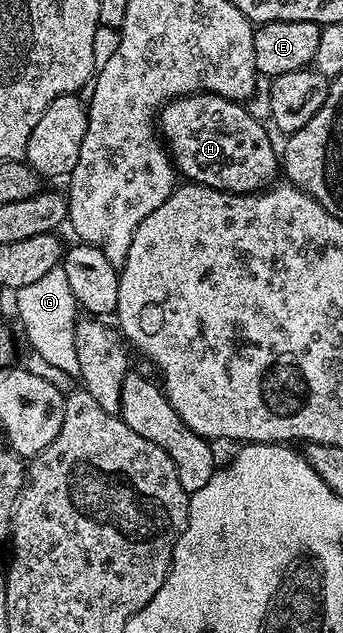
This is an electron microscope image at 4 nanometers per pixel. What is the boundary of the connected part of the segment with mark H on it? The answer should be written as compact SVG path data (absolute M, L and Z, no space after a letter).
M195 92L193 96L179 96L177 100L170 100L164 105L160 113L160 136L170 153L175 169L181 175L183 172L187 181L221 192L249 194L261 192L279 179L279 149L274 149L265 126L246 107L245 103L229 100L214 92Z

